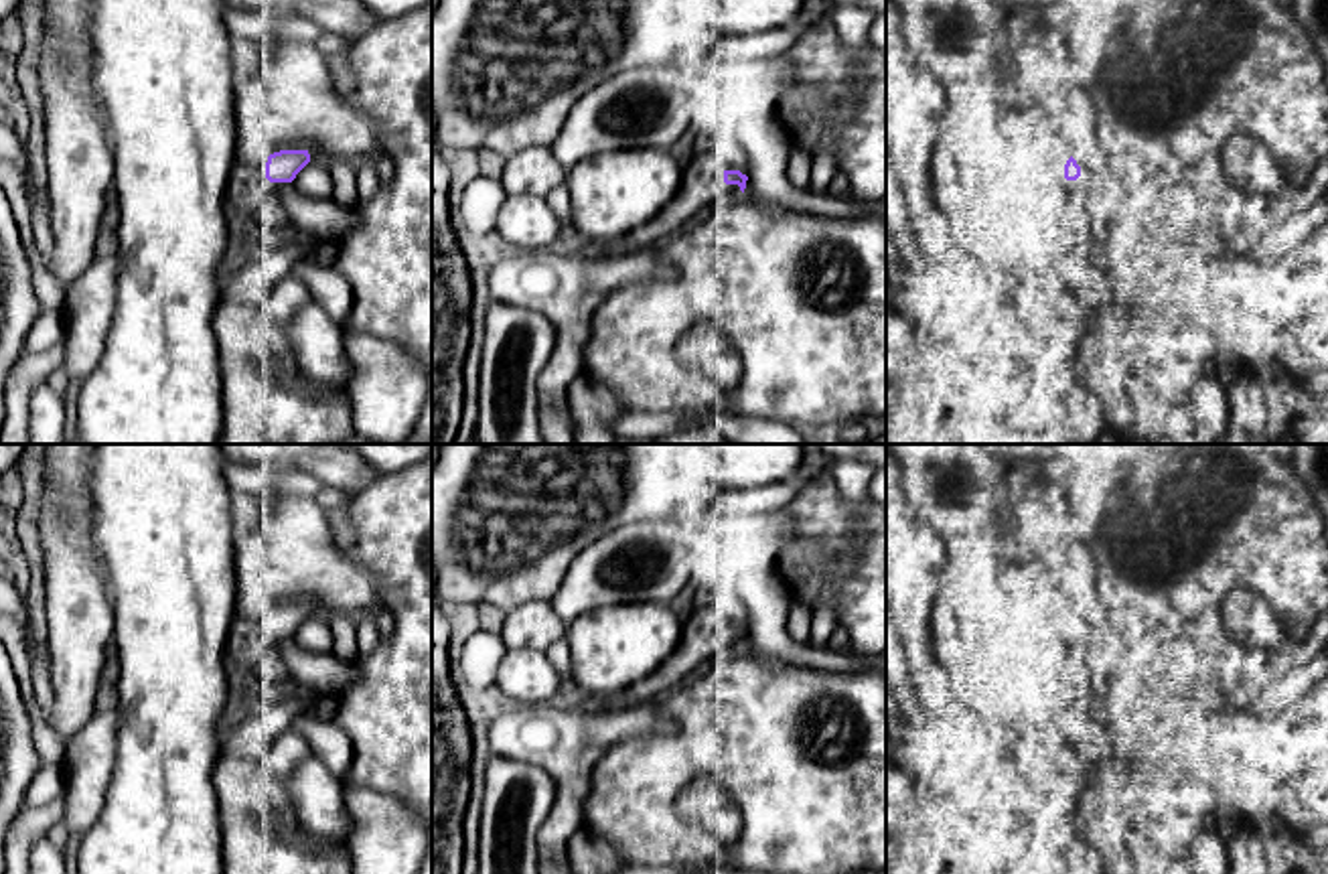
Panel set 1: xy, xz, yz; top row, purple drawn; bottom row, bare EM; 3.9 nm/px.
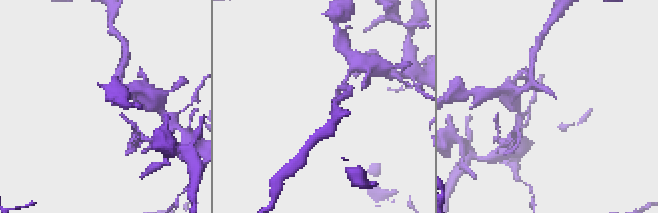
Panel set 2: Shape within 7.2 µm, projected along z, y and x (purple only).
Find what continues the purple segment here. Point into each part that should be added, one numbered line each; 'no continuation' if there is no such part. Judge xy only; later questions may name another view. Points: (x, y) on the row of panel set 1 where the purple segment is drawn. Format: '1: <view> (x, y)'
1: xy (246, 187)

